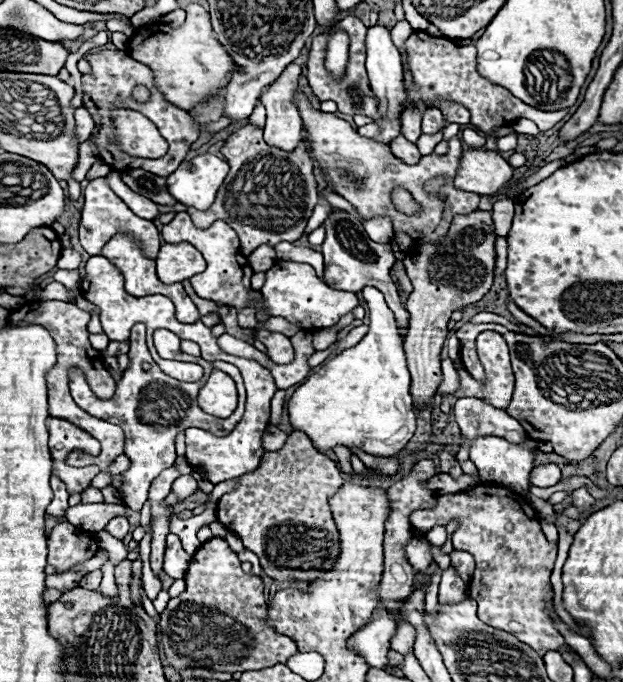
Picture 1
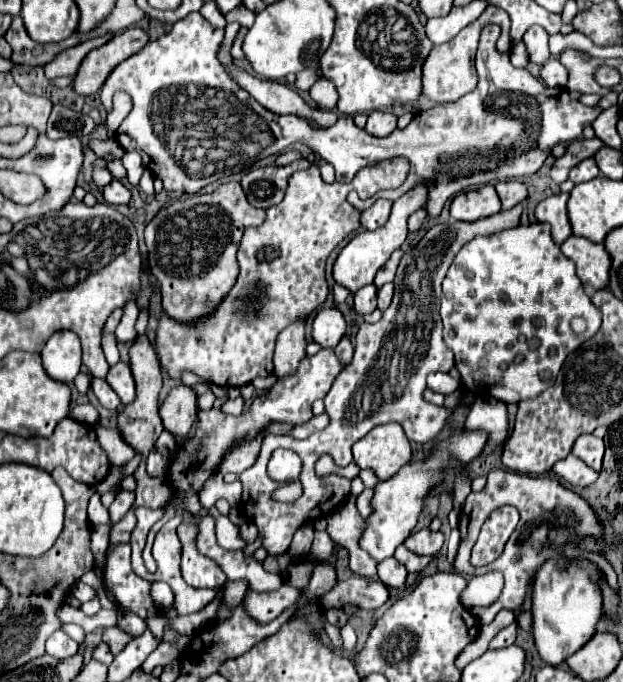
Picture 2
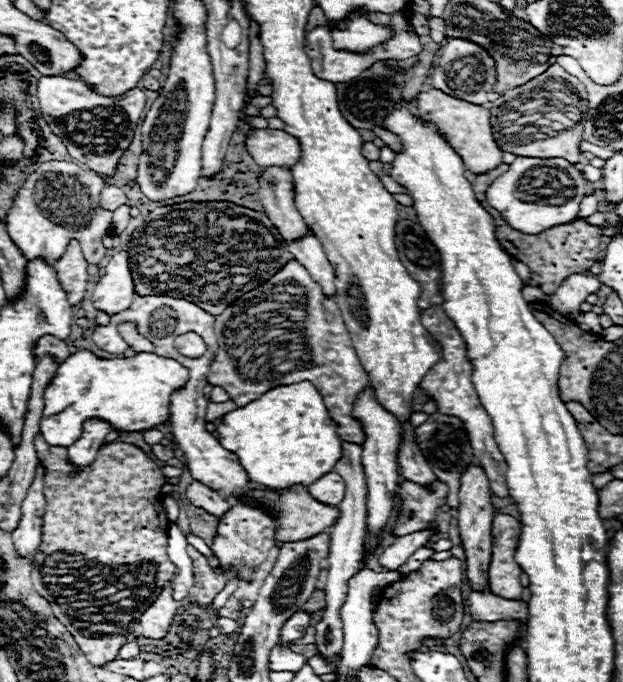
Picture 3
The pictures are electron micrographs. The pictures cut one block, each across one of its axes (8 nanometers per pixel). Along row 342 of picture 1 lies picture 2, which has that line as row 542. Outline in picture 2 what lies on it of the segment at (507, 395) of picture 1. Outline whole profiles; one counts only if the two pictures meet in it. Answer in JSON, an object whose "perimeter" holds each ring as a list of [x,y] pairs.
{"perimeter":[[[502,506],[496,512],[492,512],[482,526],[482,532],[478,536],[478,542],[472,548],[470,562],[472,566],[486,566],[494,562],[508,542],[510,534],[514,532],[518,524],[518,510],[514,506]]]}

